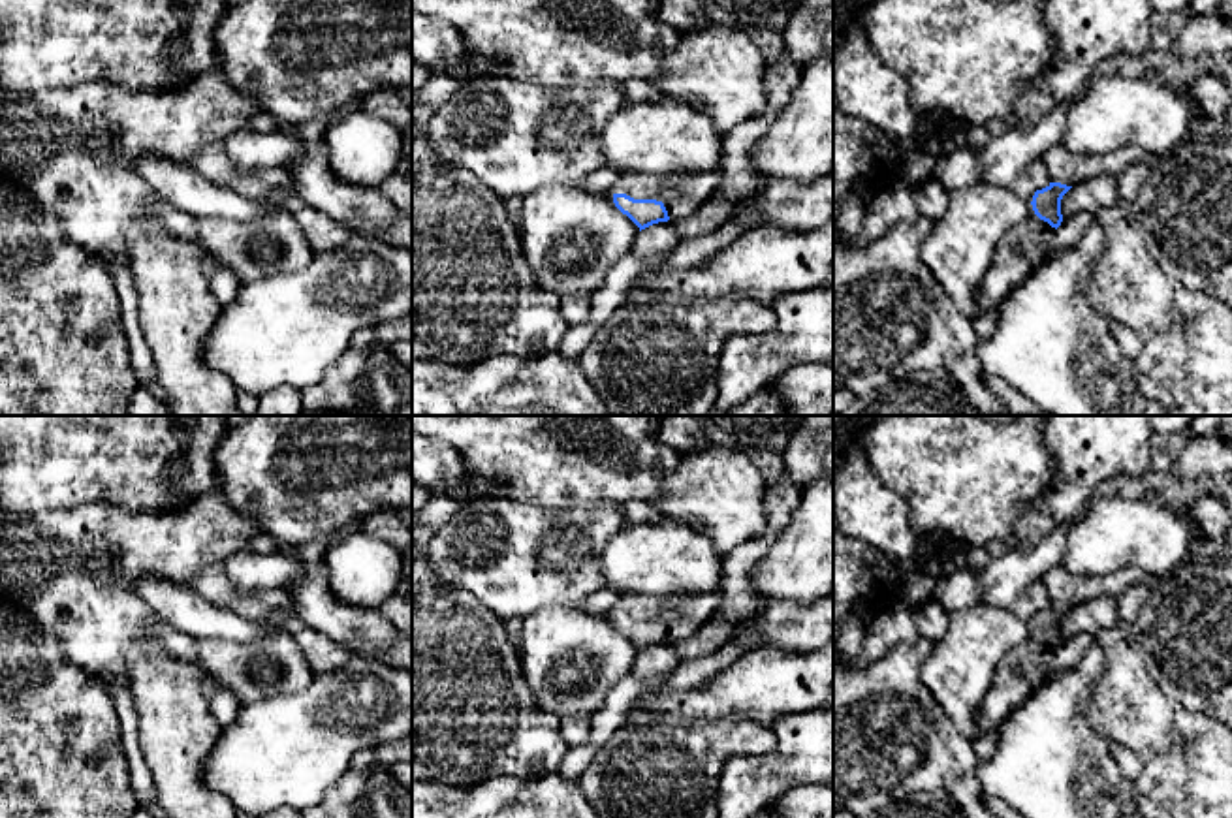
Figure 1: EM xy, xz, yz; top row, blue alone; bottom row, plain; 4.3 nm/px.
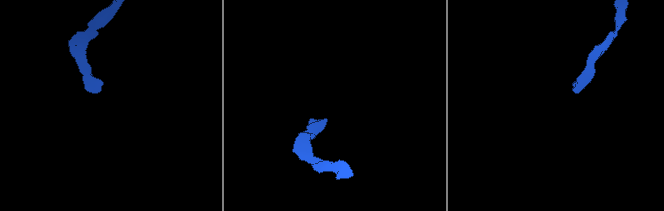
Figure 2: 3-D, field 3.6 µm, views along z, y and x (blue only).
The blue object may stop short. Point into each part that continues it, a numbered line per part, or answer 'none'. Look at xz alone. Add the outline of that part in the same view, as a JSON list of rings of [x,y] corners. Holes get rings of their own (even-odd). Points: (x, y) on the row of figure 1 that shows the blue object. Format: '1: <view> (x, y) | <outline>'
1: xz (683, 194) | [[[720,169],[694,175],[645,177],[630,175],[619,179],[611,194],[626,194],[634,199],[662,201],[670,220],[681,220],[698,211],[720,182]]]

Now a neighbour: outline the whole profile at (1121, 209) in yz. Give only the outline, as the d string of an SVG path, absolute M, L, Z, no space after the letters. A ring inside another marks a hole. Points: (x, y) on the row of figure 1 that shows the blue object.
M1117 199L1112 207L1106 207L1097 212L1095 222L1100 226L1112 226L1119 220L1130 220L1136 222L1134 212L1132 212L1132 203L1125 199Z

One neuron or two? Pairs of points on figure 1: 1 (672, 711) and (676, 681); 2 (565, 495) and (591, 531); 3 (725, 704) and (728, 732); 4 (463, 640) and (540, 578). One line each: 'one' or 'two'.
1: two
2: two
3: two
4: two

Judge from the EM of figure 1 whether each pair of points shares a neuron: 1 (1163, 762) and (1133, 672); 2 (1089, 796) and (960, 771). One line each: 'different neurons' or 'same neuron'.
1: same neuron
2: different neurons

